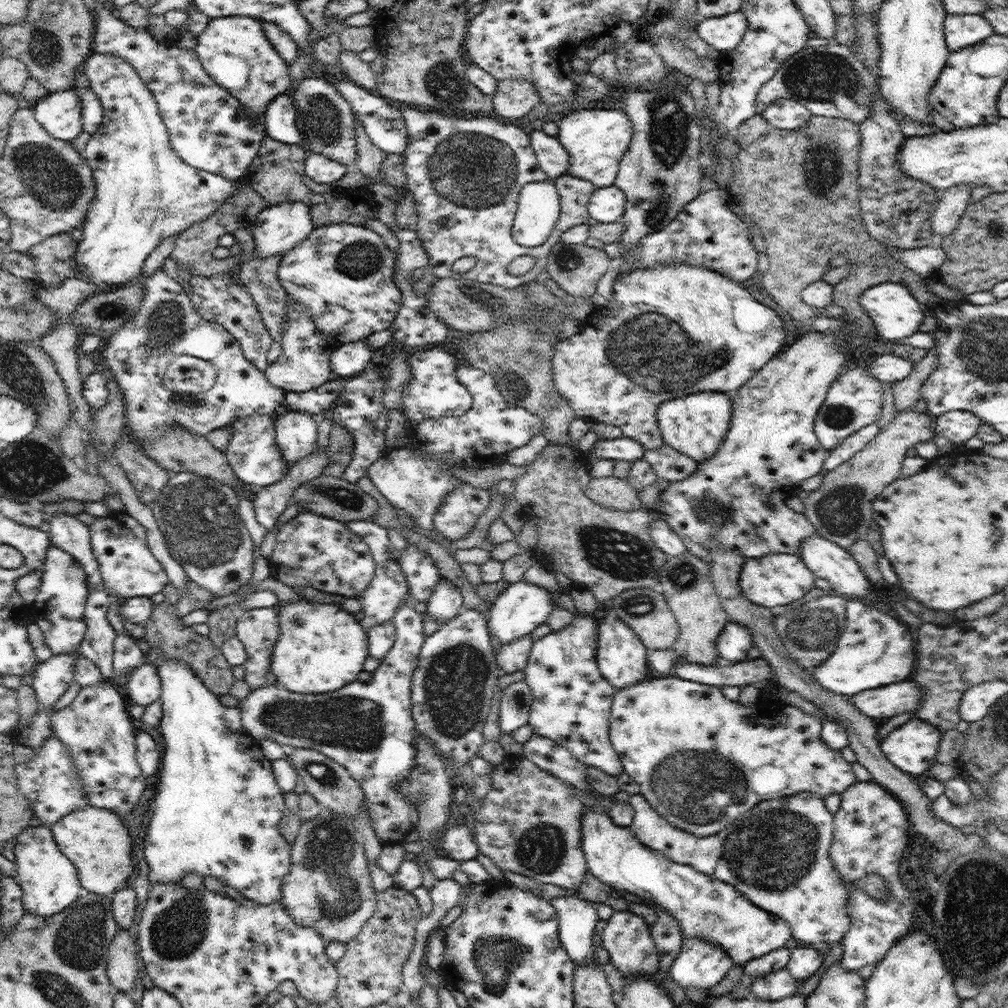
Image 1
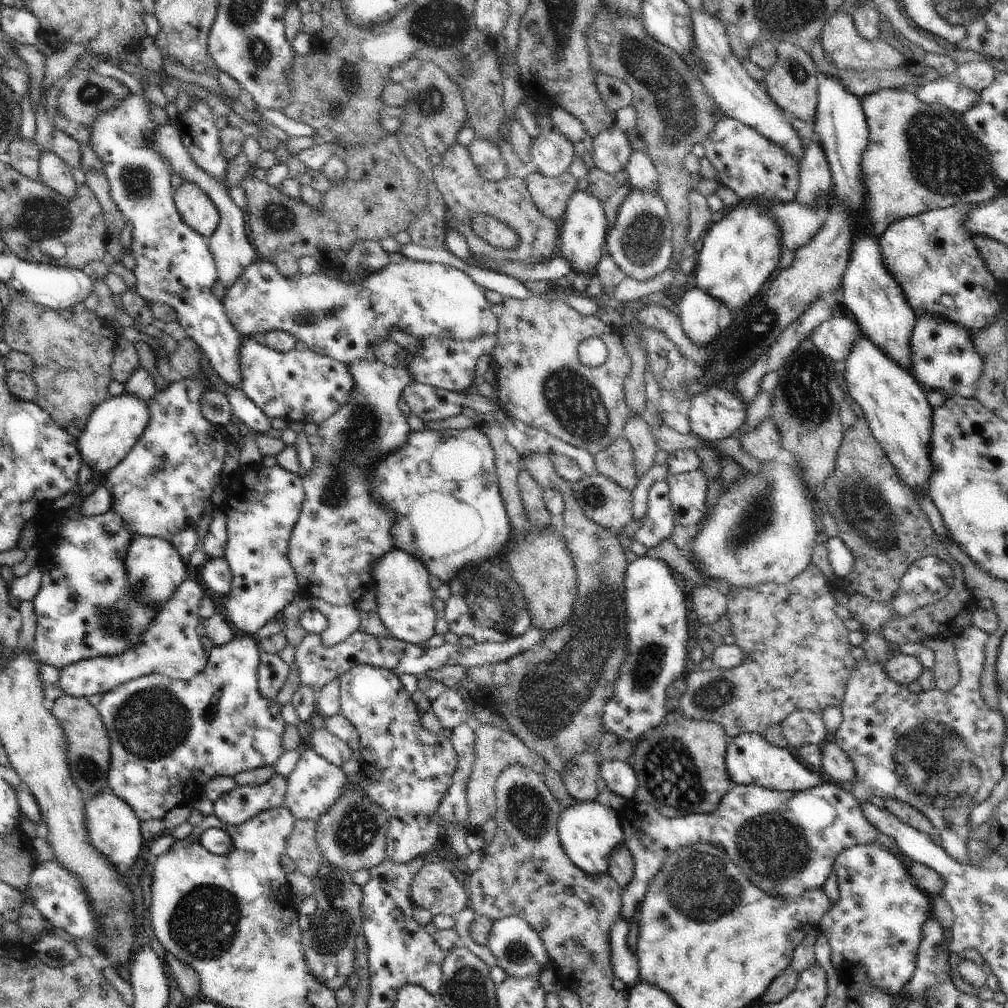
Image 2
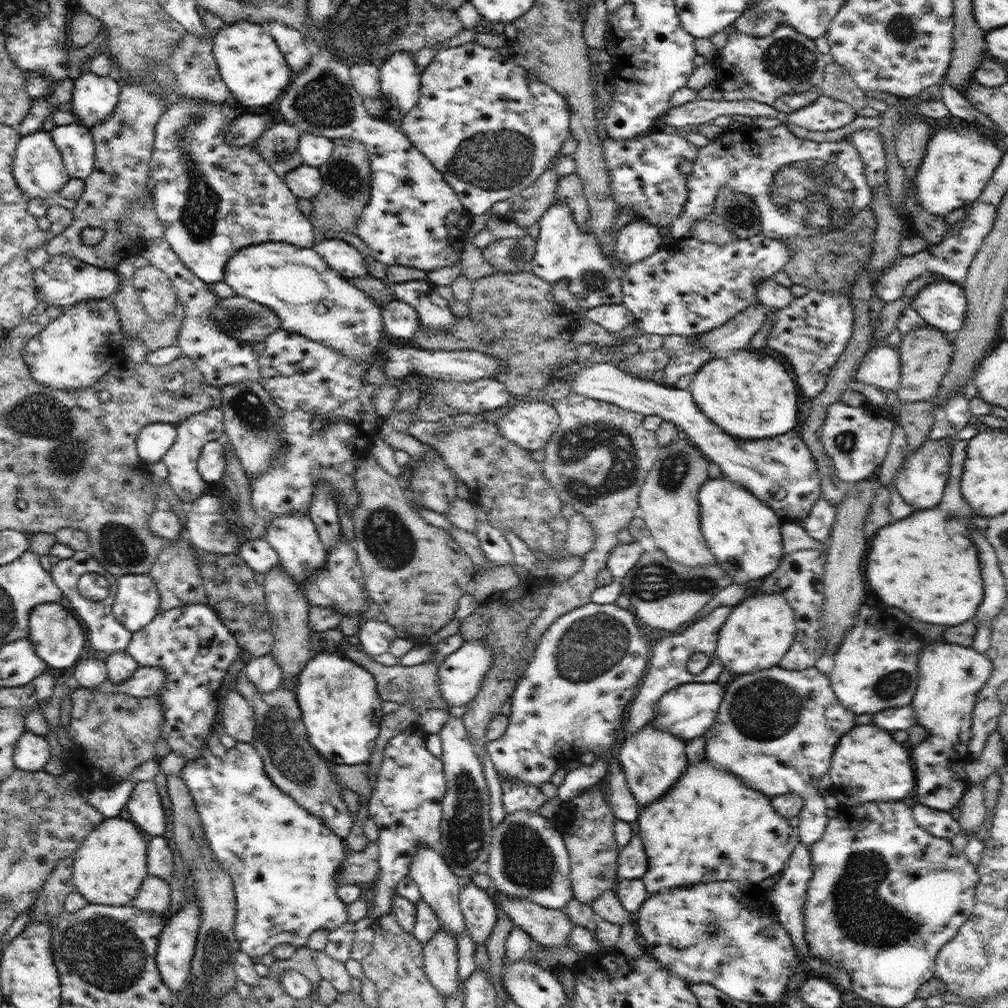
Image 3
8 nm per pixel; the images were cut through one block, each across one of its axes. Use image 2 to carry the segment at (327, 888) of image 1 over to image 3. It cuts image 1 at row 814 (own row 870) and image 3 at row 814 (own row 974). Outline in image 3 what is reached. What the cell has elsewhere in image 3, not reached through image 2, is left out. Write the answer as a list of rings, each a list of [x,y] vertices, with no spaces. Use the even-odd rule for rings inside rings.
[[[246,674],[238,678],[237,690],[254,707],[256,729],[252,745],[260,754],[264,772],[270,780],[284,794],[292,795],[300,806],[321,818],[330,830],[345,840],[354,822],[346,803],[340,797],[340,787],[330,772],[333,765],[323,759],[308,740],[295,693],[297,681],[284,681],[276,690],[265,693],[259,691],[259,688],[248,680]]]

